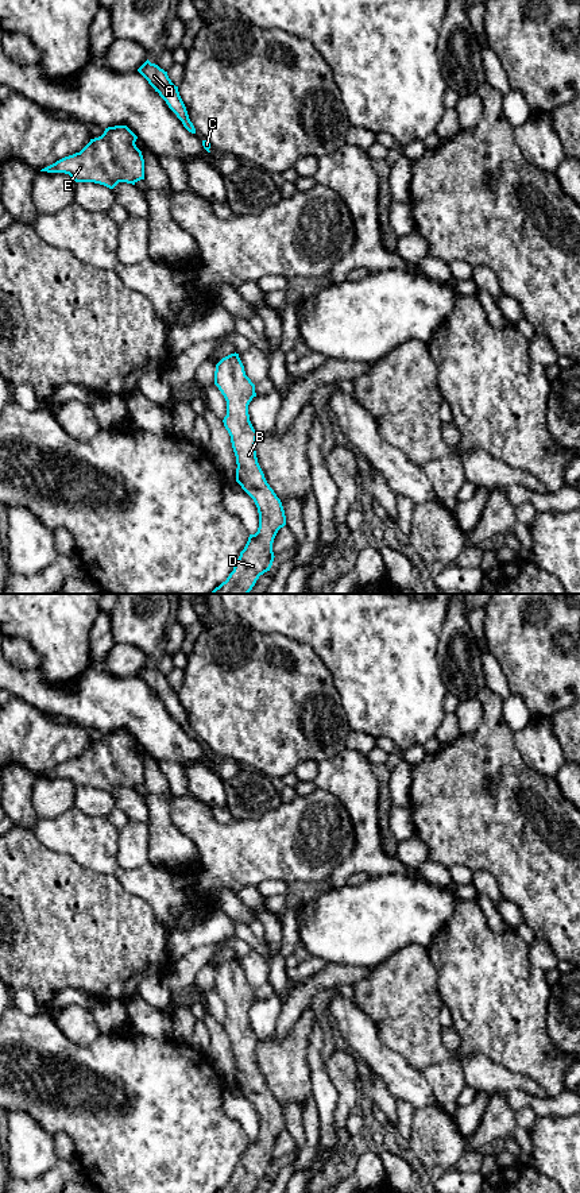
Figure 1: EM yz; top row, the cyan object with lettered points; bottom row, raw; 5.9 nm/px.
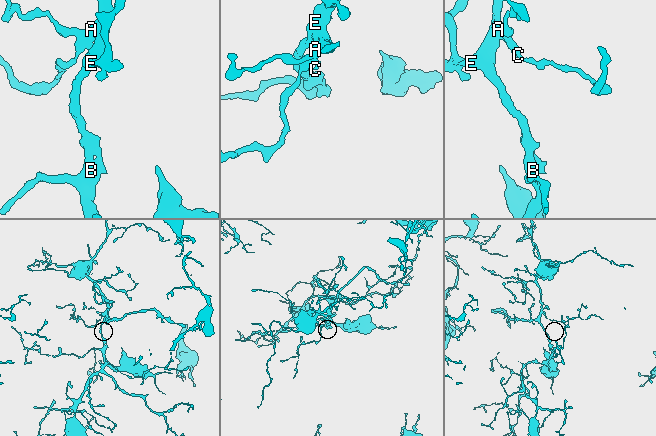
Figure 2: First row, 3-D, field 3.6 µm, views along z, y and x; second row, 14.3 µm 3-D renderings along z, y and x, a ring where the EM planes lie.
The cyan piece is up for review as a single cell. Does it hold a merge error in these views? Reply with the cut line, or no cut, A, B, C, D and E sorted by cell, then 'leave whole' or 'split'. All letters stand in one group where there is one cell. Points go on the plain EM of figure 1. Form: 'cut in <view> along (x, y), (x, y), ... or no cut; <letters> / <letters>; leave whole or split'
no cut; A B C D E; leave whole

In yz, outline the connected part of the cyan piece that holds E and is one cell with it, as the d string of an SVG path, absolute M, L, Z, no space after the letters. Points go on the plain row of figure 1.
M127 730L108 731L101 741L90 744L80 757L65 761L40 776L65 777L76 787L94 787L109 794L119 787L135 789L144 784L144 764L135 749L136 744L138 741Z

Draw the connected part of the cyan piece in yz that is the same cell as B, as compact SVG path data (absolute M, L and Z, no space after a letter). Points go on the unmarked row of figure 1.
M231 958L216 969L214 989L227 1005L223 1027L236 1061L236 1086L254 1104L259 1117L258 1136L250 1139L233 1175L216 1193L252 1193L259 1181L272 1170L272 1147L278 1135L286 1130L286 1120L281 1104L258 1067L258 1036L248 1019L248 1009L256 1001L255 989L245 980L239 958Z

